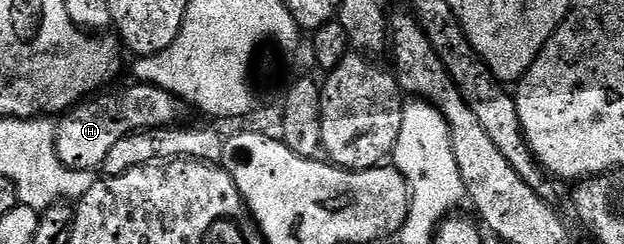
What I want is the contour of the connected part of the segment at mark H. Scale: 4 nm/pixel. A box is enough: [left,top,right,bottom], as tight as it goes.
[58,81,180,170]

